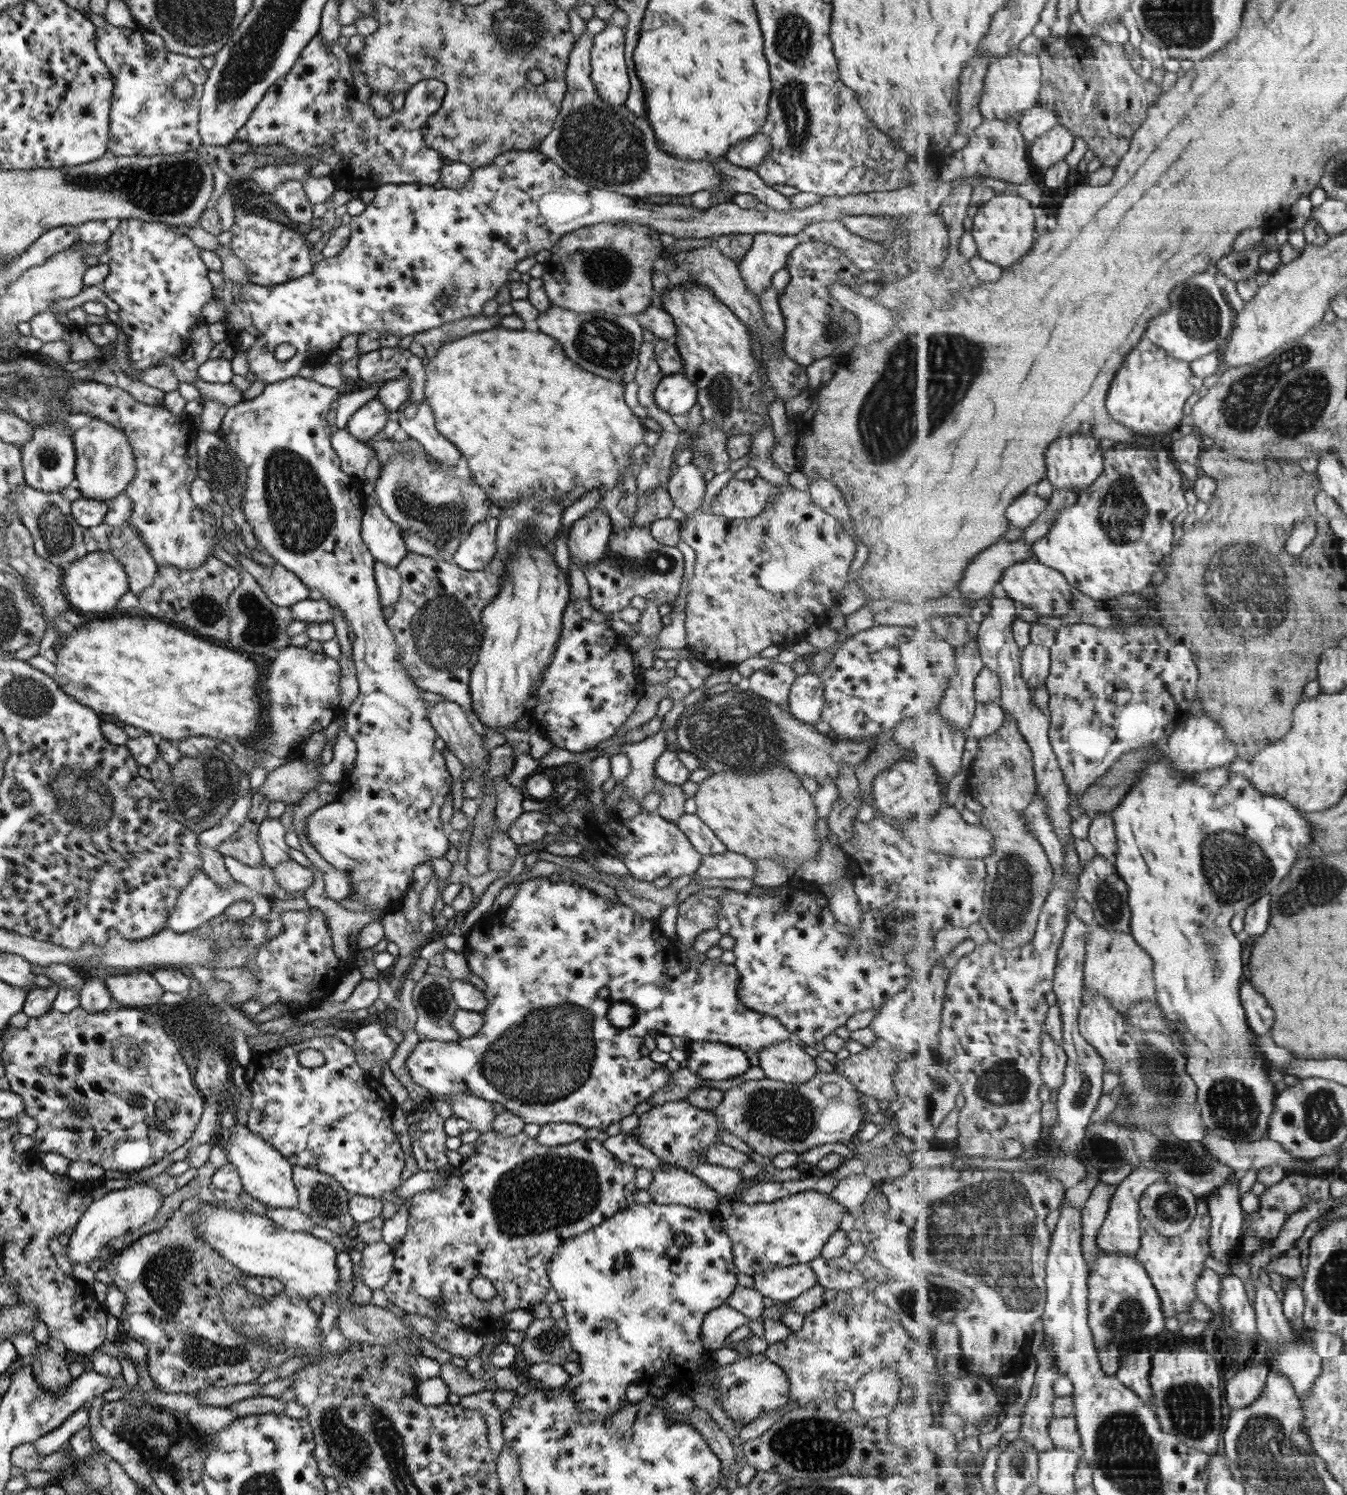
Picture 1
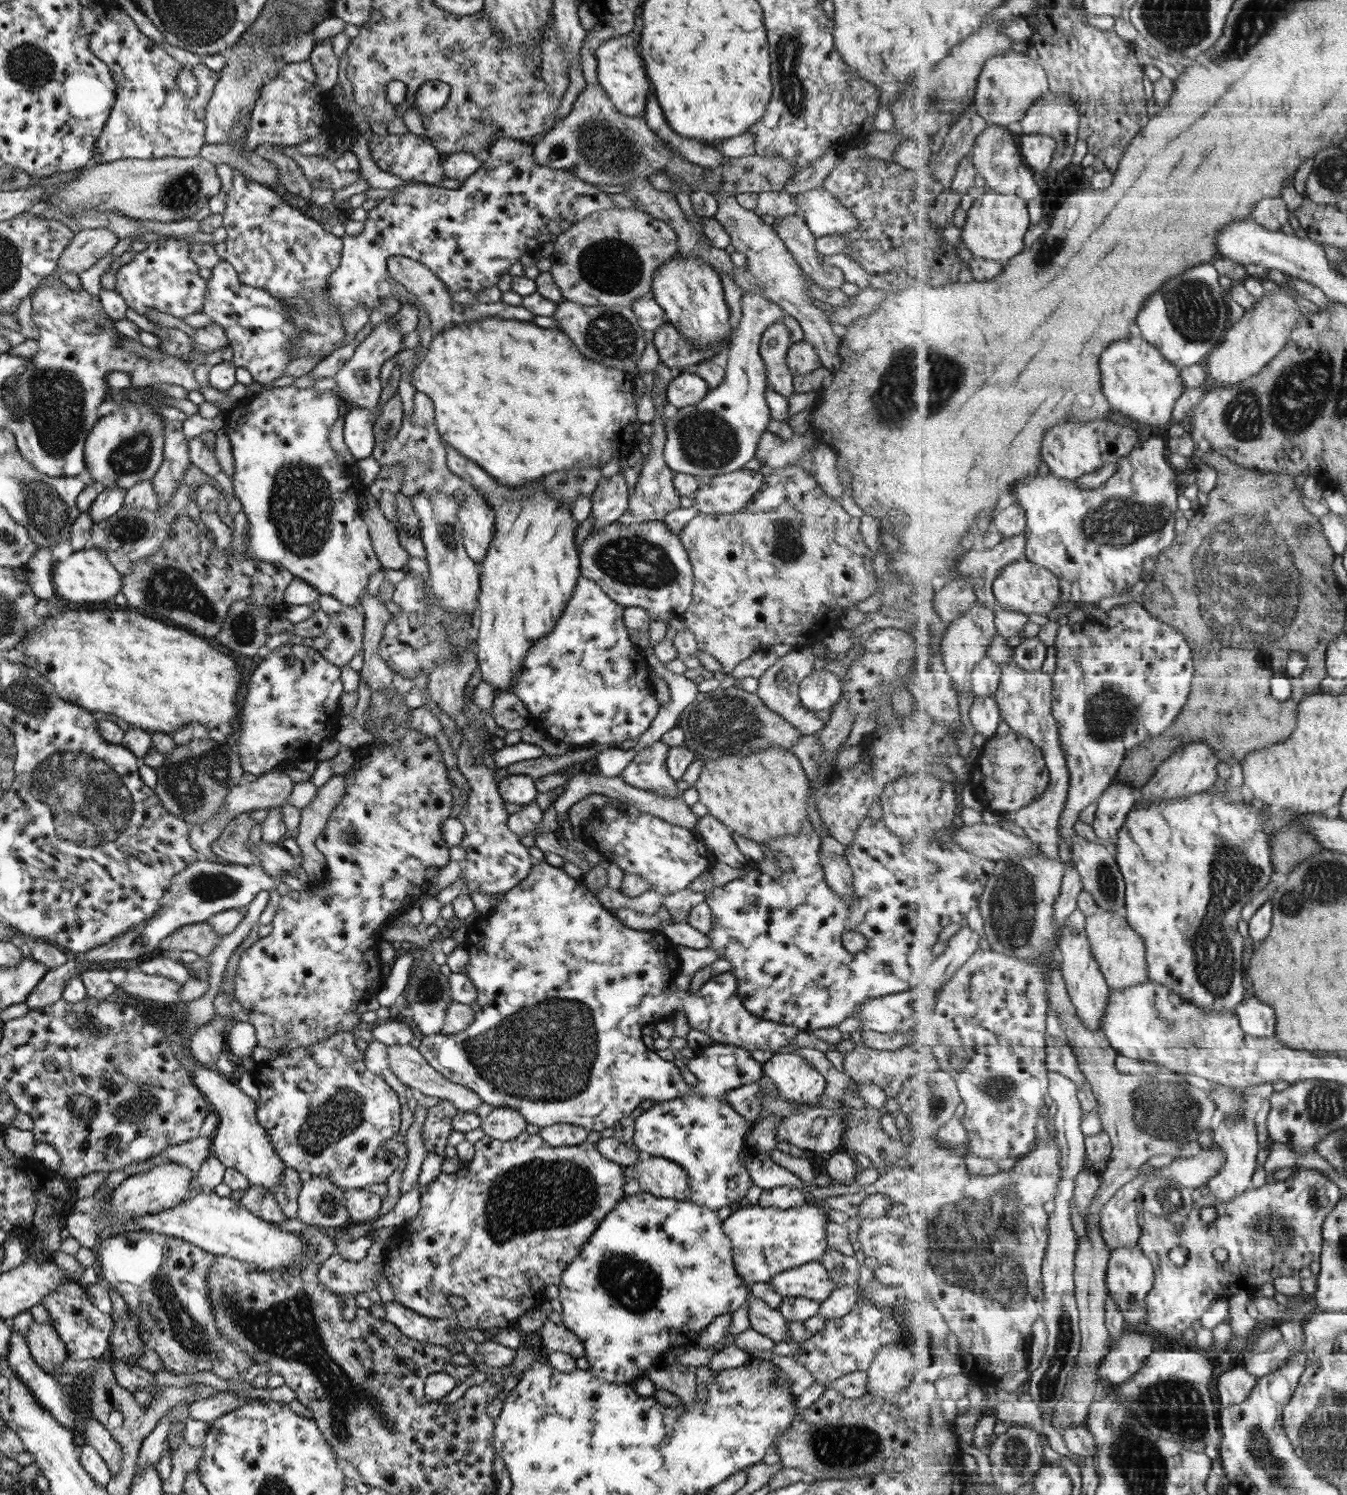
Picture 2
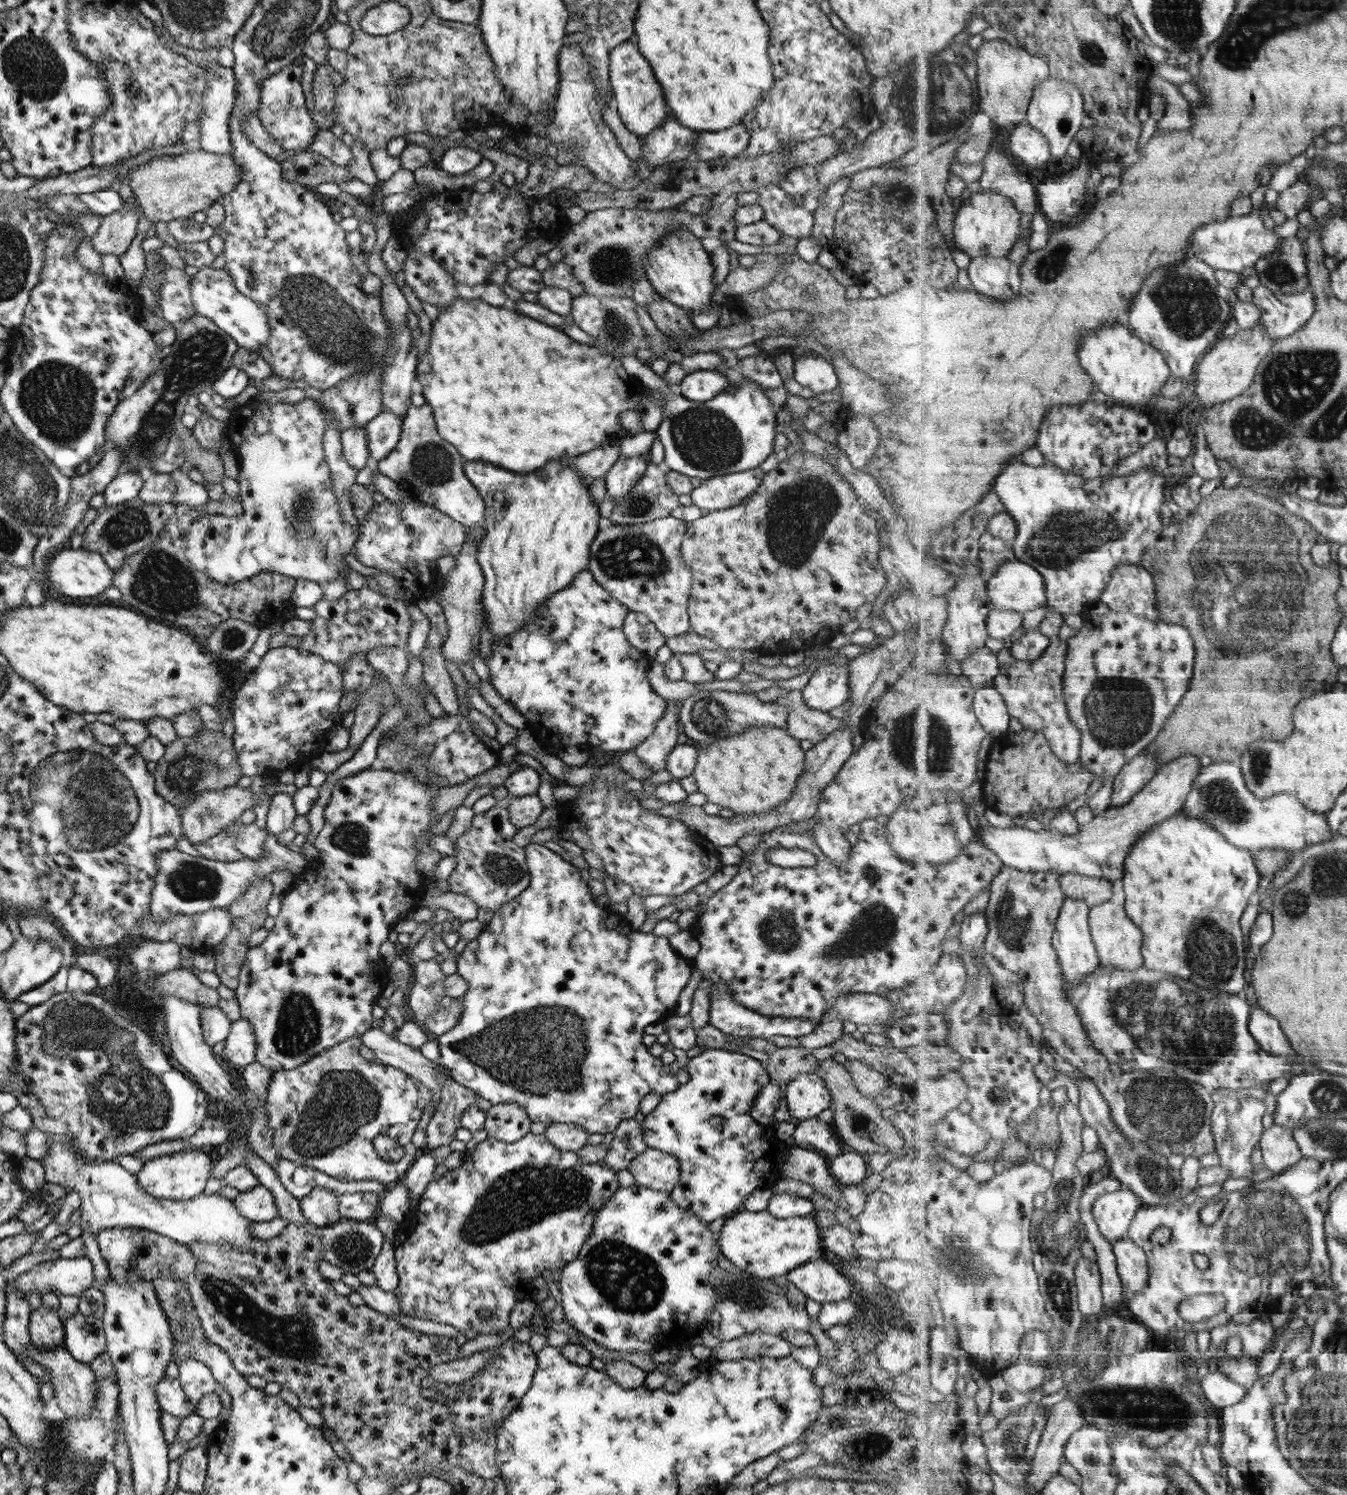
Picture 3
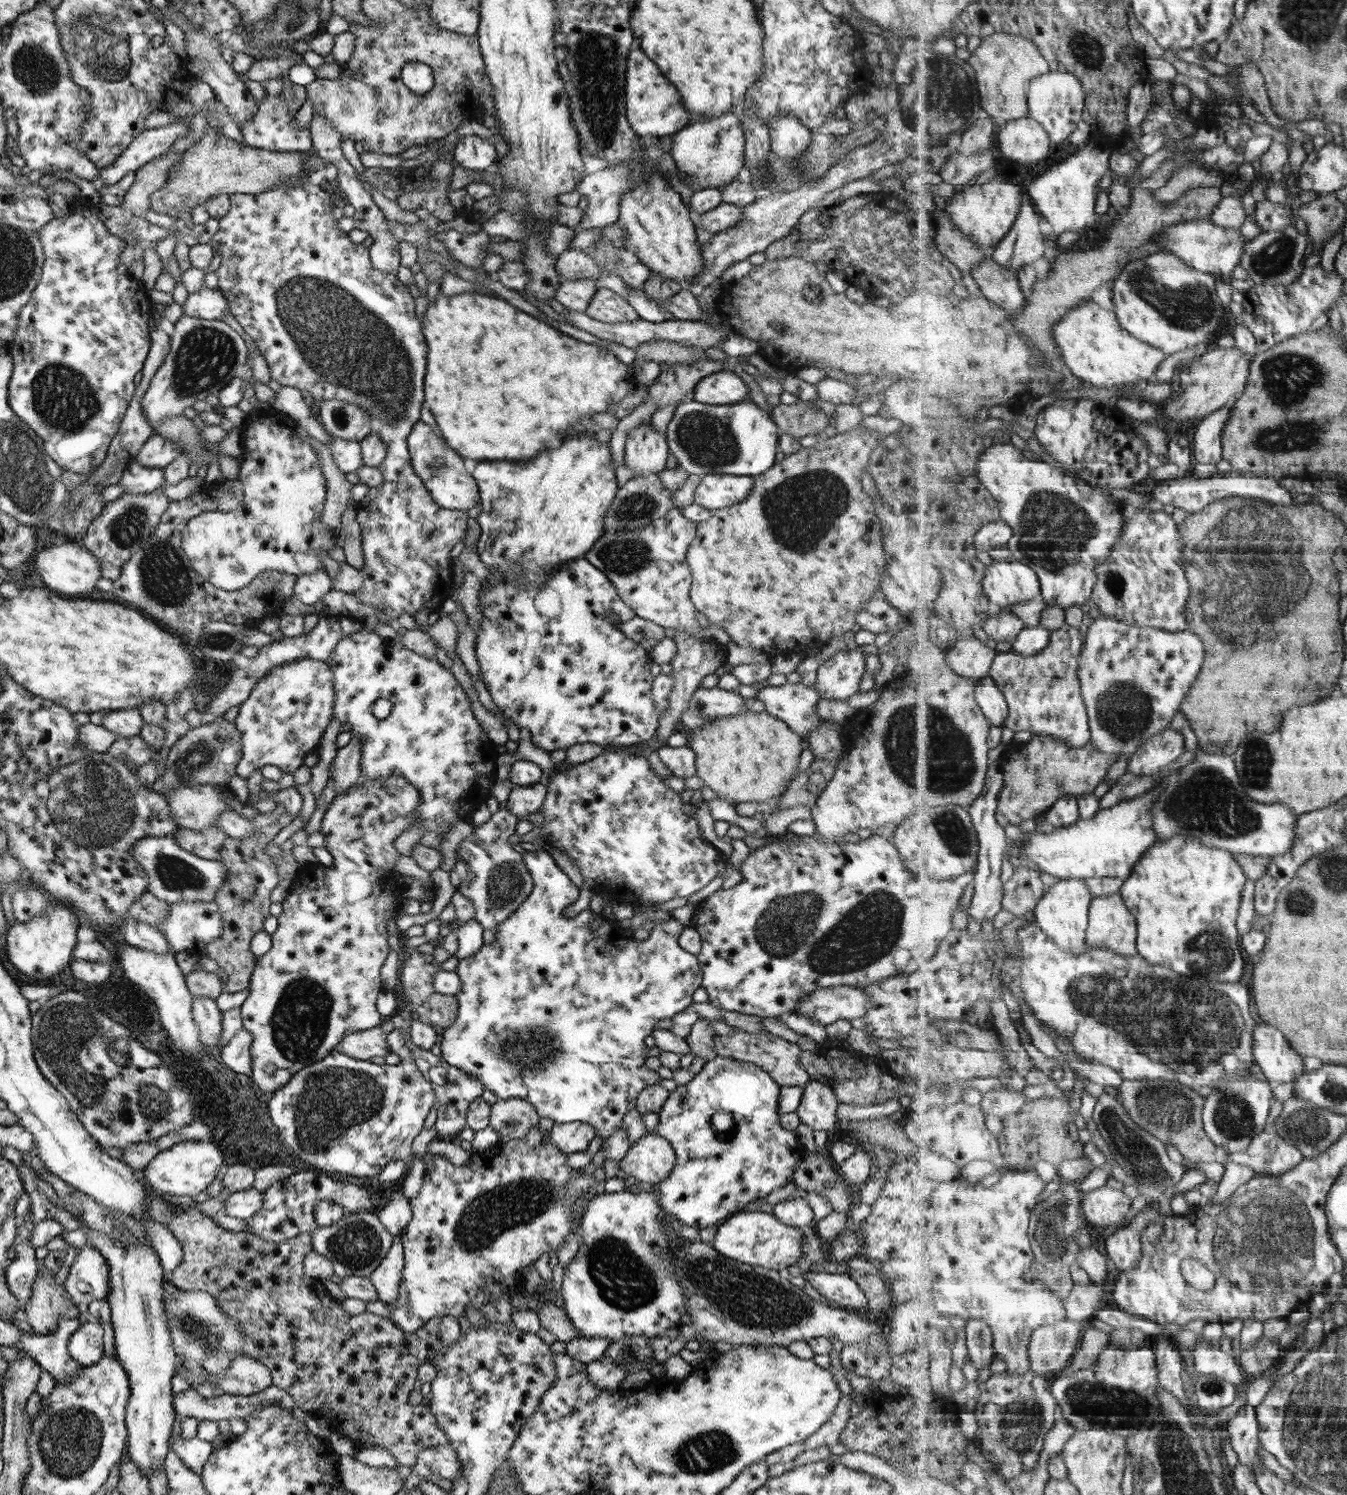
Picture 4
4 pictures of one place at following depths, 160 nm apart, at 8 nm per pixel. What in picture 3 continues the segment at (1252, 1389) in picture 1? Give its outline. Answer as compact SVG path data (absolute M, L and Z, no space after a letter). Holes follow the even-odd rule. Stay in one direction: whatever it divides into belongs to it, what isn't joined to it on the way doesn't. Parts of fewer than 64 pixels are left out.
M1211 1369L1201 1380L1204 1396L1217 1412L1237 1404L1248 1393L1248 1388L1229 1378L1227 1374Z

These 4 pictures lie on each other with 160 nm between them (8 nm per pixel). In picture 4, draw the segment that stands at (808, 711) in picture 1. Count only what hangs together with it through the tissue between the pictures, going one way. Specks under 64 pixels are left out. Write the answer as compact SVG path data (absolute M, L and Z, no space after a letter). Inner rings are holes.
M852 644L822 662L816 670L815 686L819 697L826 700L846 700L858 692L865 668L864 655Z

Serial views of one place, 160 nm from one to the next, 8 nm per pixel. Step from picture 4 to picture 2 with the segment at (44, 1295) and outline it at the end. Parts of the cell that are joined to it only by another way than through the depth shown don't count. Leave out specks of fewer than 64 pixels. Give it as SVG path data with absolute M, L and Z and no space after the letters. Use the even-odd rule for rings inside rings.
M33 1321L24 1339L31 1358L41 1370L49 1375L56 1372L67 1356L64 1342L61 1342L49 1322L36 1323Z

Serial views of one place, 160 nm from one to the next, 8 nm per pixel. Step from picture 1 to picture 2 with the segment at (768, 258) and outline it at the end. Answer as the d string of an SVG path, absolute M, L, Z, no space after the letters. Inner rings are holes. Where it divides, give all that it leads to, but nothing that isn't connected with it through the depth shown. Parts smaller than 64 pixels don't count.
M745 291L740 297L740 321L735 324L733 335L729 339L728 348L721 360L724 368L722 381L717 387L707 391L707 394L697 403L673 411L664 421L664 445L662 455L664 463L673 471L701 476L717 476L741 469L743 464L751 460L755 452L759 436L765 431L770 414L764 399L766 391L766 376L764 364L758 353L760 337L771 323L781 320L784 311L759 291Z

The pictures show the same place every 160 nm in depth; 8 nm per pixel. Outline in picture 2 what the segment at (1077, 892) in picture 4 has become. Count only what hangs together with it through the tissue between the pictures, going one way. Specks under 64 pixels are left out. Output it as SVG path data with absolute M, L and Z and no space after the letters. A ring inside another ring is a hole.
M1077 909L1064 924L1059 939L1061 952L1061 970L1068 986L1068 993L1076 1006L1077 1014L1089 1030L1103 1036L1101 1020L1107 1010L1111 988L1101 972L1101 964L1097 963L1096 955L1092 953L1092 943L1088 939L1087 917L1081 909Z

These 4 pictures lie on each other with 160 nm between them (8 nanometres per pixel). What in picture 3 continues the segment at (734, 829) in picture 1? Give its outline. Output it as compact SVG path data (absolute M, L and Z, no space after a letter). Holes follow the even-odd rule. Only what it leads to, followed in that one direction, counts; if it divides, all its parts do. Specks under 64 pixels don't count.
M751 727L743 733L717 738L711 745L696 746L692 776L706 802L728 808L734 815L764 815L794 791L804 766L799 742L775 727Z

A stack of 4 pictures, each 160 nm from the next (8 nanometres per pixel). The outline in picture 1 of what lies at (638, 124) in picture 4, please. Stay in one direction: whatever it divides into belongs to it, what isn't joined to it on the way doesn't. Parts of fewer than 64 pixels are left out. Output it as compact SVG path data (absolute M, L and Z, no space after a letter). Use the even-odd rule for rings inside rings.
M605 25L592 37L590 48L590 79L599 98L611 105L625 102L630 89L624 61L624 29Z

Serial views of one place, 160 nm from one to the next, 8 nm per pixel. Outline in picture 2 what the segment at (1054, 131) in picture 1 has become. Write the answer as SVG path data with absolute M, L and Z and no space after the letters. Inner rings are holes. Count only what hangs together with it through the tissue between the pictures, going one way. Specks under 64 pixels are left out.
M1022 134L1019 144L1027 166L1037 170L1047 170L1052 166L1057 145L1053 137L1031 134Z

